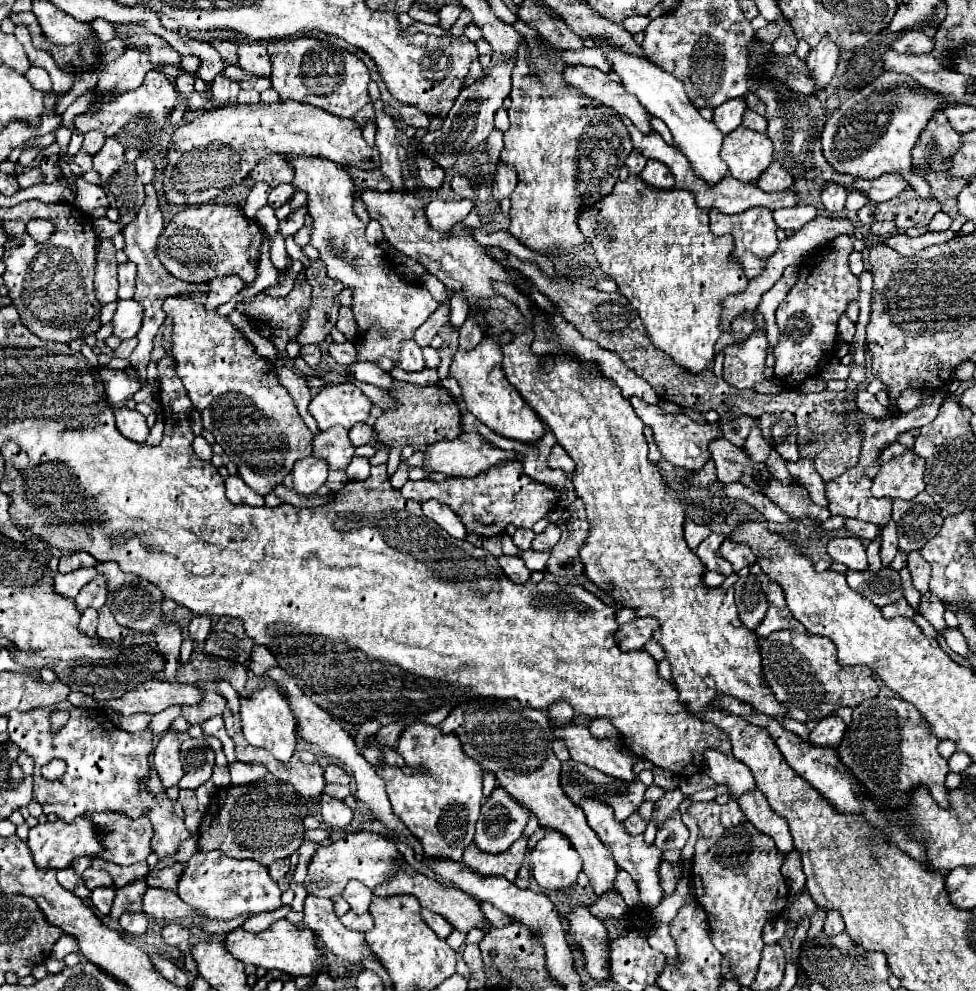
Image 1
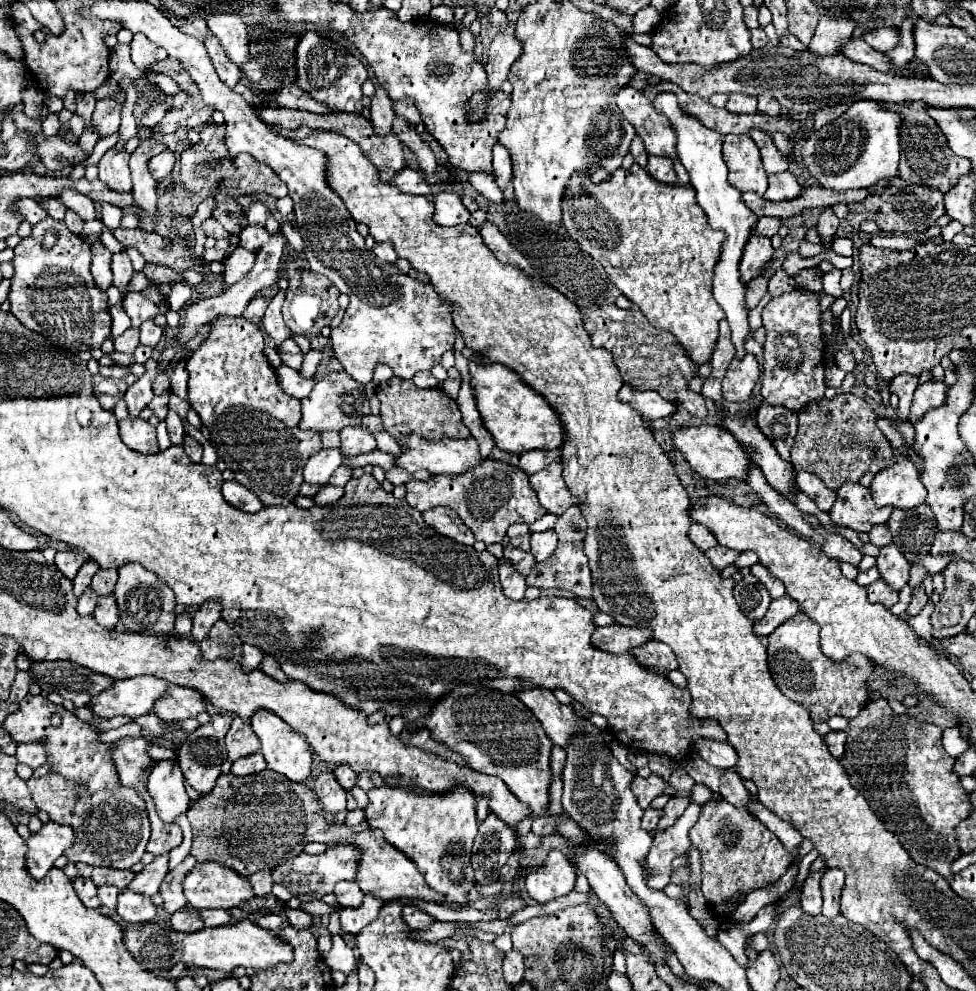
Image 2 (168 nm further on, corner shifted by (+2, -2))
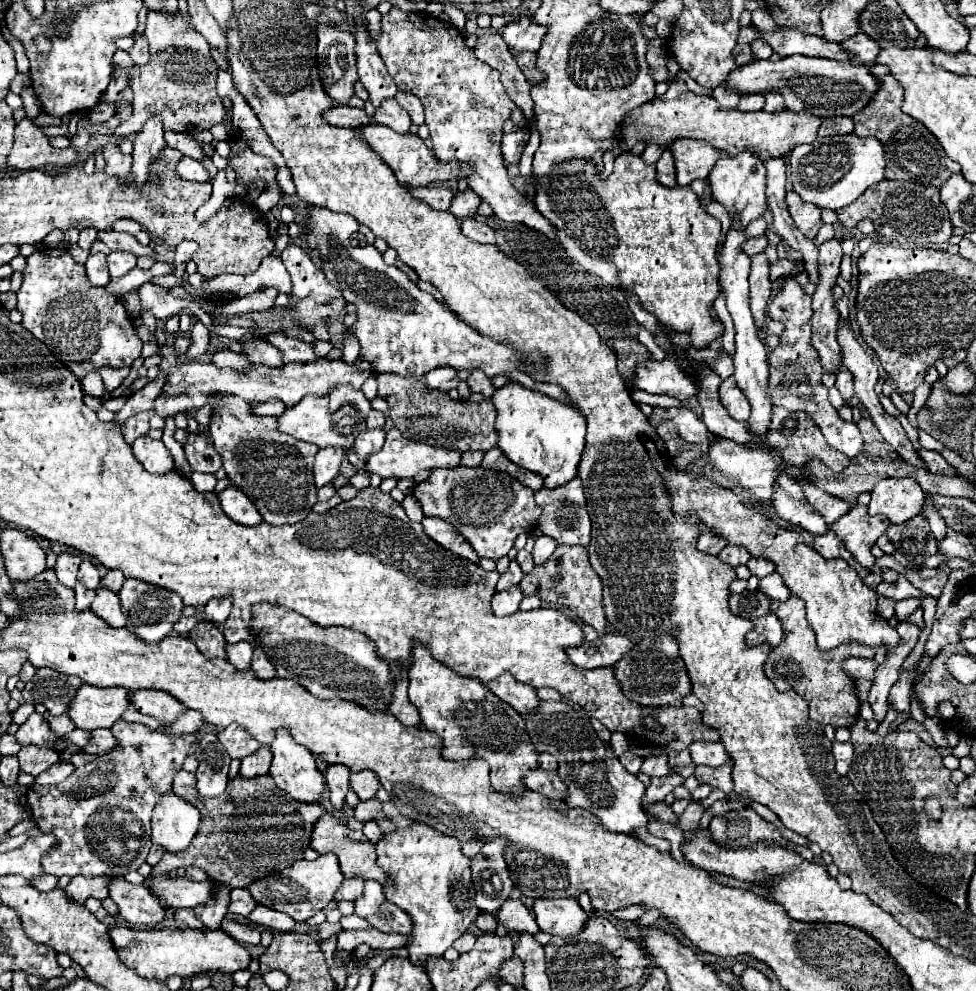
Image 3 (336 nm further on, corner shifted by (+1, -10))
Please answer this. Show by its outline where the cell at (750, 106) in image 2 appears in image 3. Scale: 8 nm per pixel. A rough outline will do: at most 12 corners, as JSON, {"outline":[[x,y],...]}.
{"outline":[[746,93],[738,103],[740,111],[762,111],[762,93]]}

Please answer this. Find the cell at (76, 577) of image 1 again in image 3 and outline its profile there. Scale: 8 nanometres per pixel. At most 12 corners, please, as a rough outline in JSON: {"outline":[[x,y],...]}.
{"outline":[[82,561],[78,581],[88,589],[100,585],[100,573],[92,561]]}

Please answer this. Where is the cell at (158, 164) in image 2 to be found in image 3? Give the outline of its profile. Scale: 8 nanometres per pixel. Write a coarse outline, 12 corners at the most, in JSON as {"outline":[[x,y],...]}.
{"outline":[[190,157],[178,161],[178,175],[188,181],[210,183],[206,165]]}

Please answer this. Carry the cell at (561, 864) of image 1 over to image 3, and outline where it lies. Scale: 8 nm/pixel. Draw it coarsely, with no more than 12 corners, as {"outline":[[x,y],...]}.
{"outline":[[536,899],[540,931],[580,933],[588,915],[578,899]]}

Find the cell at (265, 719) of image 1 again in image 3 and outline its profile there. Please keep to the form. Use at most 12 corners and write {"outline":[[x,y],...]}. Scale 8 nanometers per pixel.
{"outline":[[276,735],[270,775],[300,803],[326,791],[314,755]]}

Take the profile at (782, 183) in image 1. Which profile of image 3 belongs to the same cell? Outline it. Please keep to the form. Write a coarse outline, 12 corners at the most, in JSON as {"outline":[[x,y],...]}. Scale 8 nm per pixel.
{"outline":[[788,191],[786,205],[796,227],[814,241],[820,209]]}

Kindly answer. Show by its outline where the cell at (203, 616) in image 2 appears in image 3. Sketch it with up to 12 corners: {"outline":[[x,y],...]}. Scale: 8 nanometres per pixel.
{"outline":[[232,599],[208,601],[206,619],[220,627],[228,619]]}

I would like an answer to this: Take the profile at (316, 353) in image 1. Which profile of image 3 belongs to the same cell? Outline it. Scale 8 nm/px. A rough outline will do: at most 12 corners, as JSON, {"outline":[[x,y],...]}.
{"outline":[[264,339],[242,341],[252,363],[282,365],[282,353]]}

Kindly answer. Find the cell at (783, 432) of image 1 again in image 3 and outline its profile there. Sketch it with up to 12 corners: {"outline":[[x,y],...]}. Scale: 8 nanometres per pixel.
{"outline":[[774,407],[768,445],[788,463],[818,459],[836,473],[850,457],[832,449],[804,411]]}

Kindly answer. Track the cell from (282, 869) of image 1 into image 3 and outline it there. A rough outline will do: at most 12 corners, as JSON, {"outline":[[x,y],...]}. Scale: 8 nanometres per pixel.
{"outline":[[232,889],[228,913],[248,917],[256,901],[248,889]]}

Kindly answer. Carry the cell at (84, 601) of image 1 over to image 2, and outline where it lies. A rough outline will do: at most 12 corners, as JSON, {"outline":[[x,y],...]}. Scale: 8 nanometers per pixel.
{"outline":[[99,569],[91,589],[99,597],[113,593],[117,569]]}

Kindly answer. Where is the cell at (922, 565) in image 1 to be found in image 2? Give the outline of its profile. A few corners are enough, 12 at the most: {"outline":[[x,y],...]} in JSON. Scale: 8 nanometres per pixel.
{"outline":[[913,589],[907,613],[917,615],[927,603],[925,589]]}

